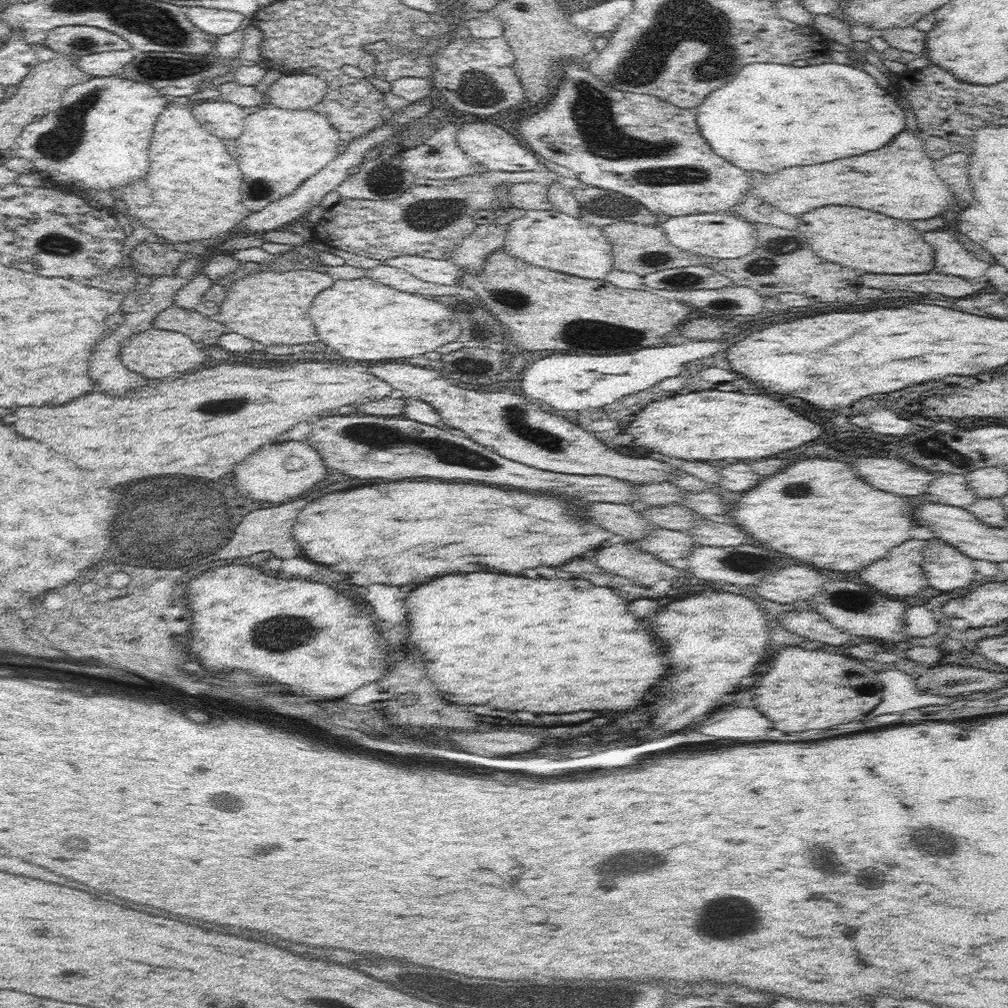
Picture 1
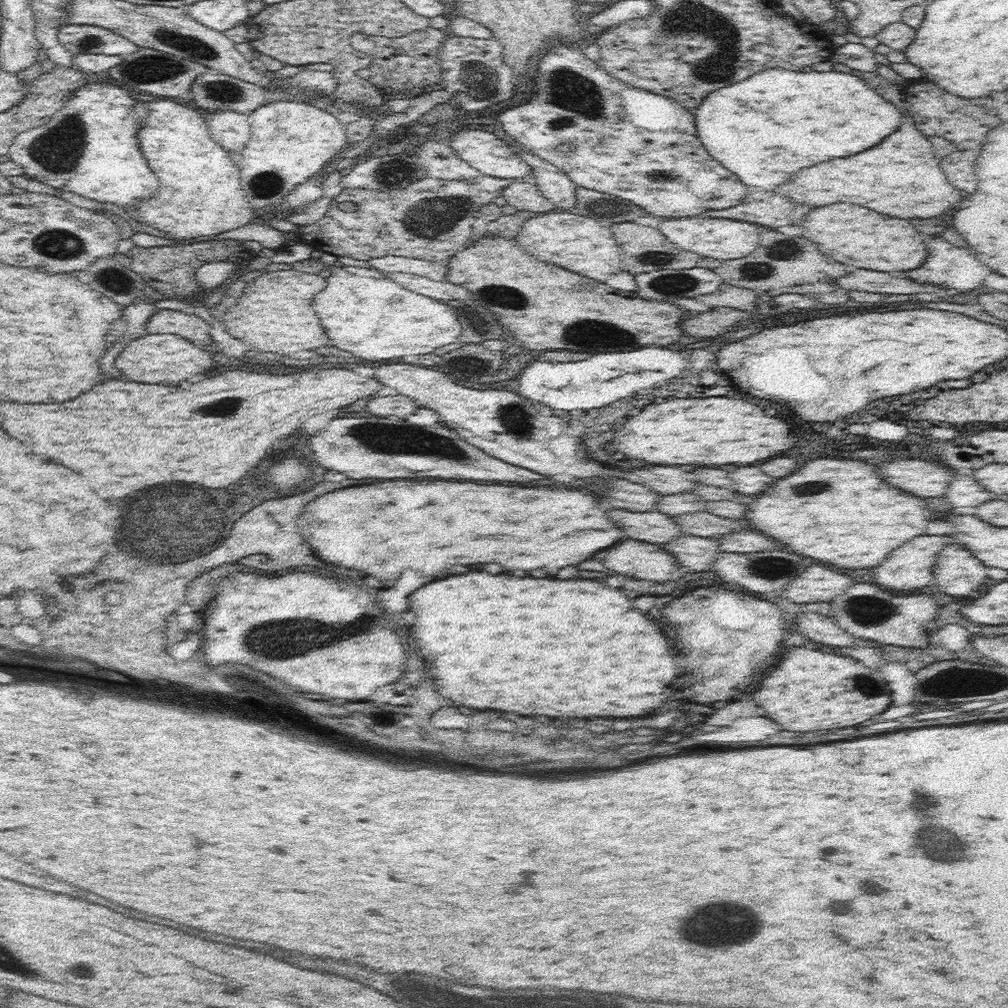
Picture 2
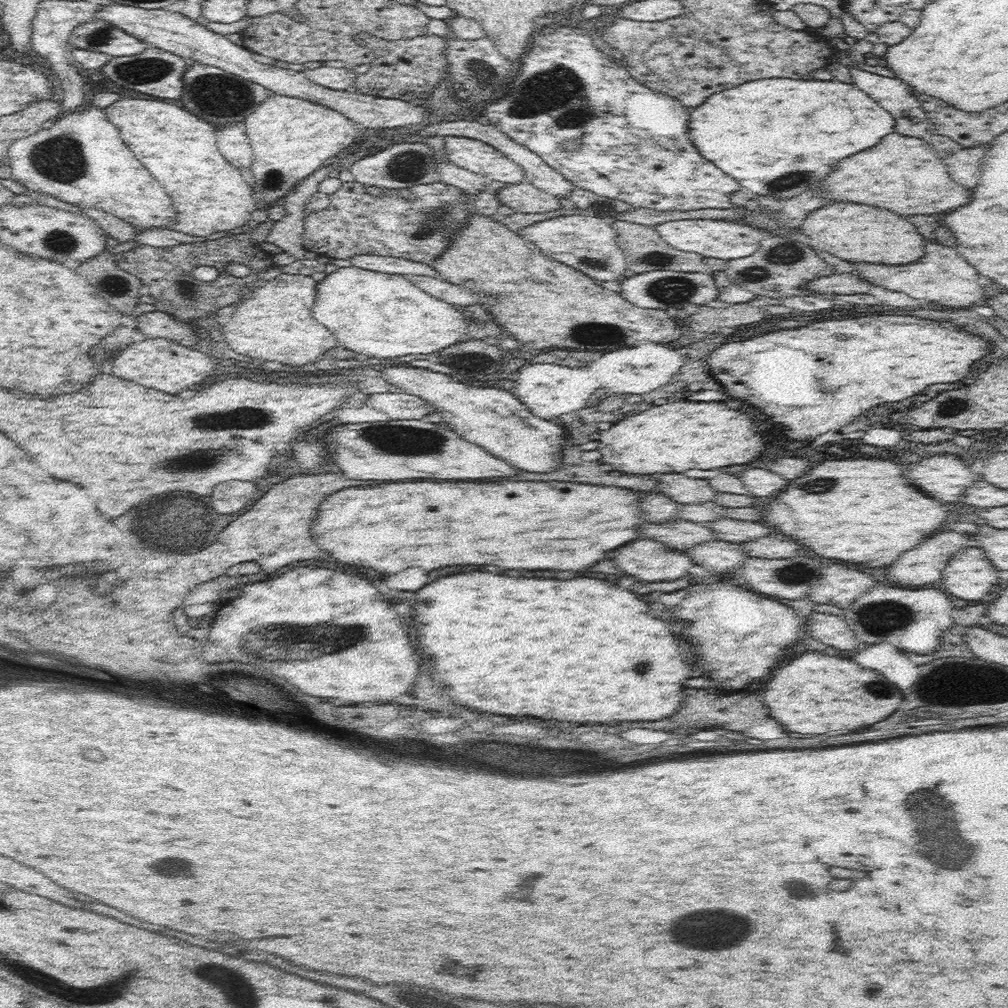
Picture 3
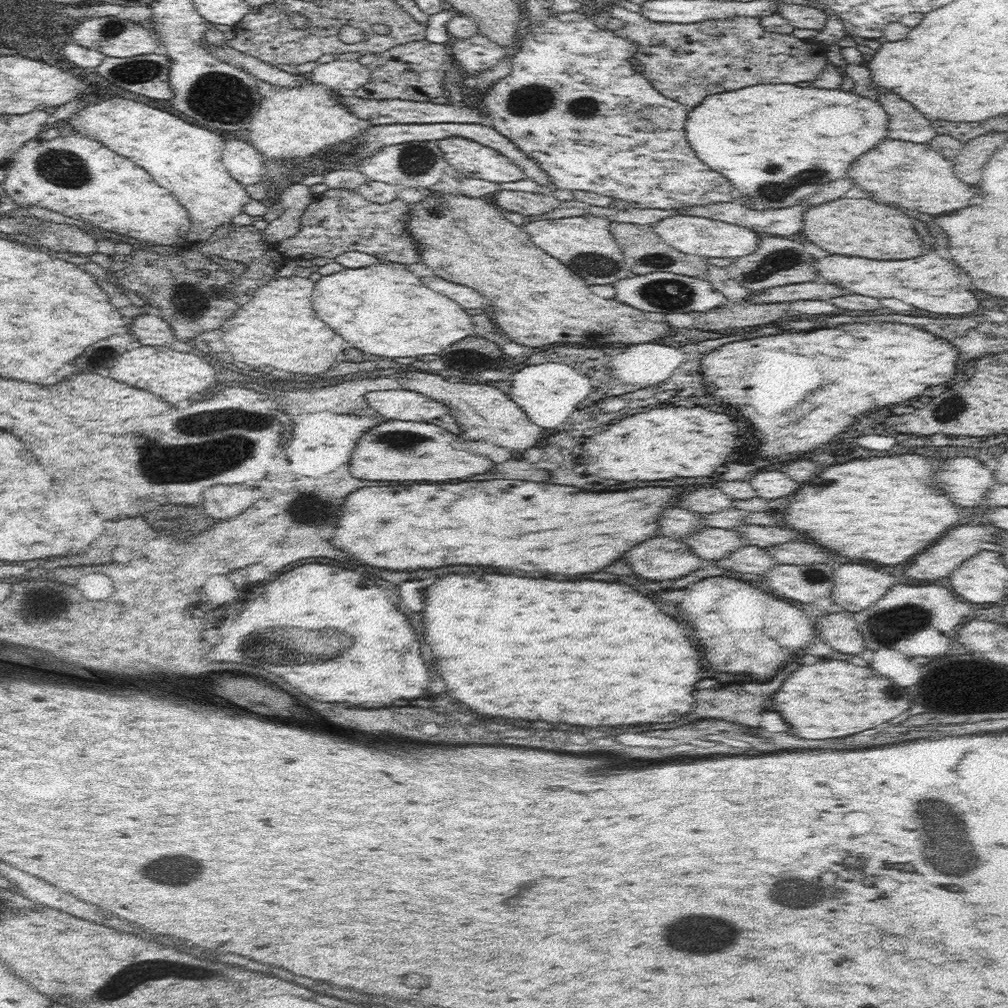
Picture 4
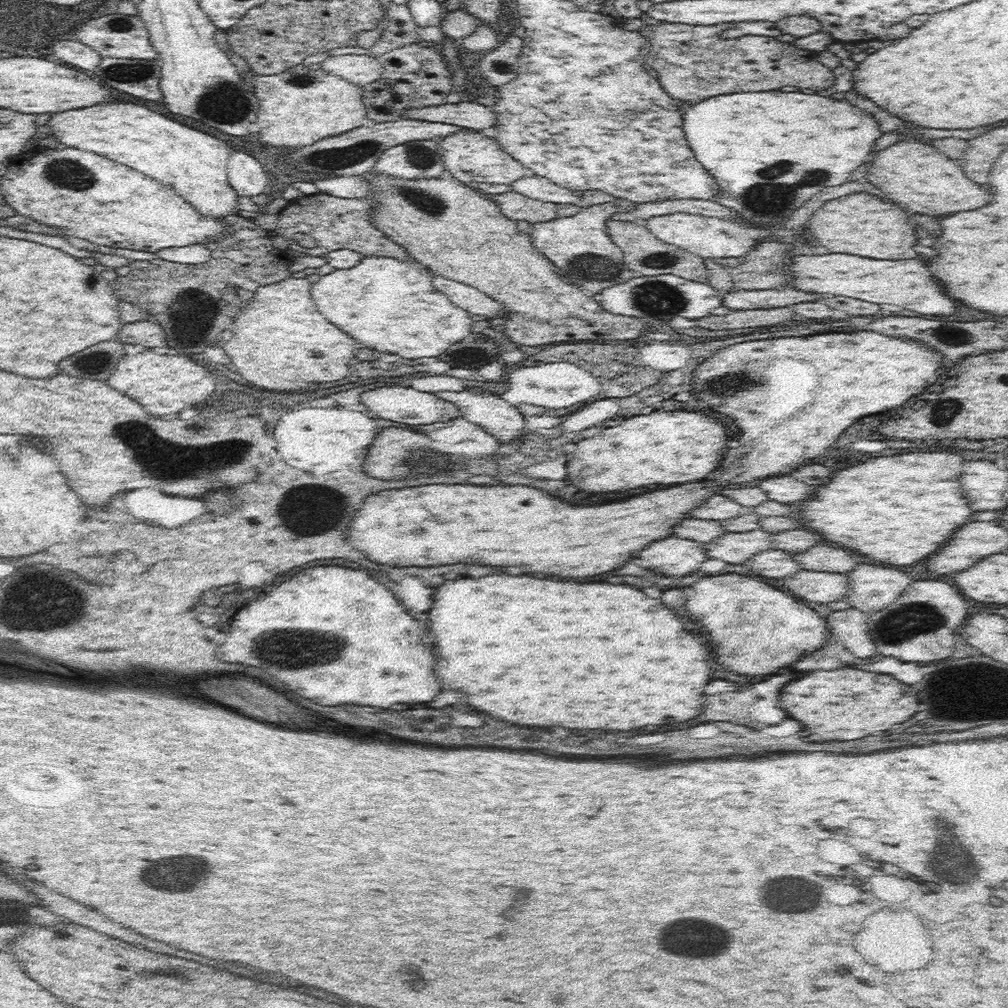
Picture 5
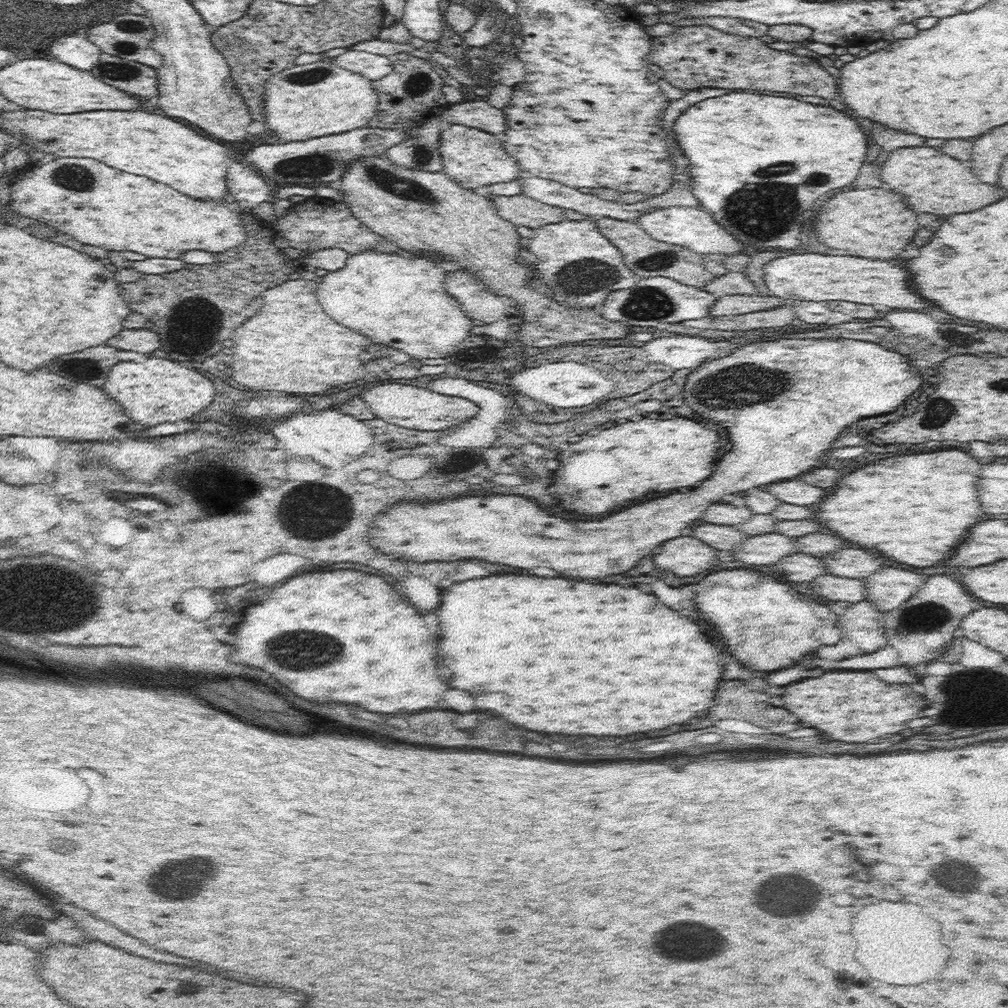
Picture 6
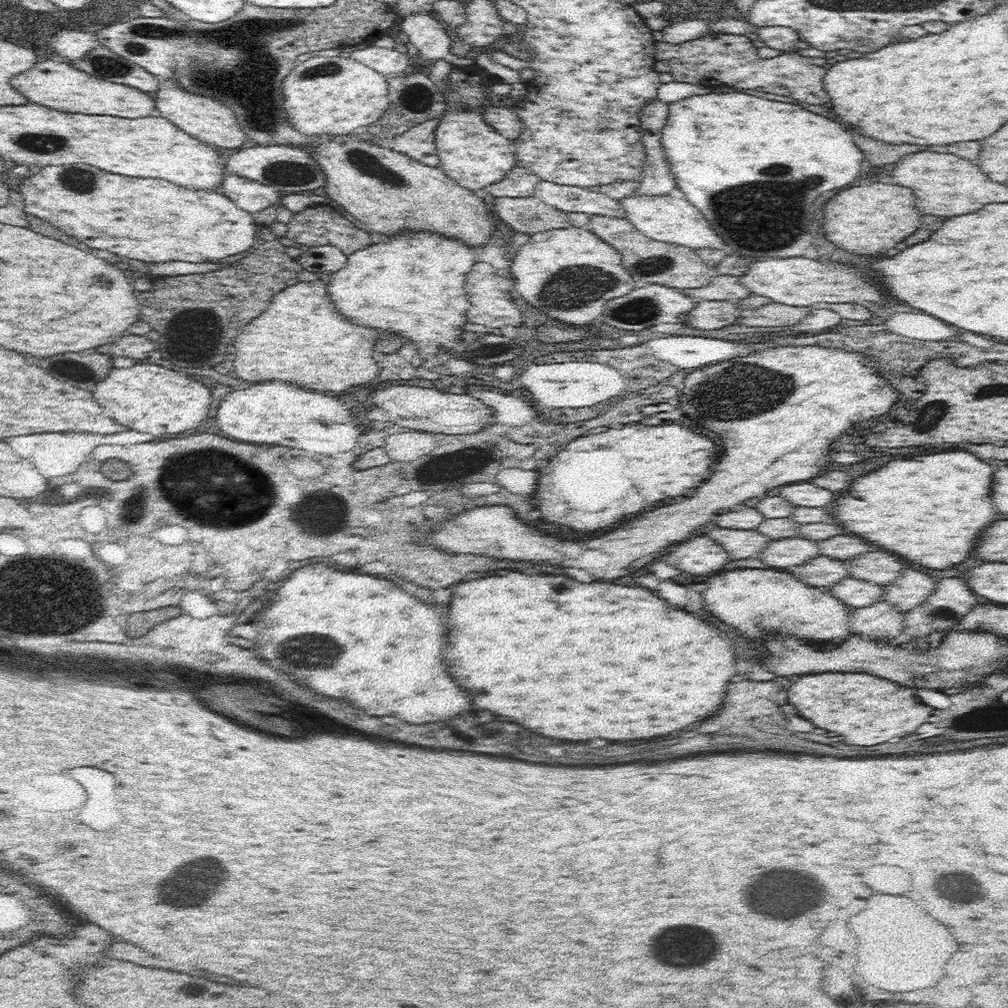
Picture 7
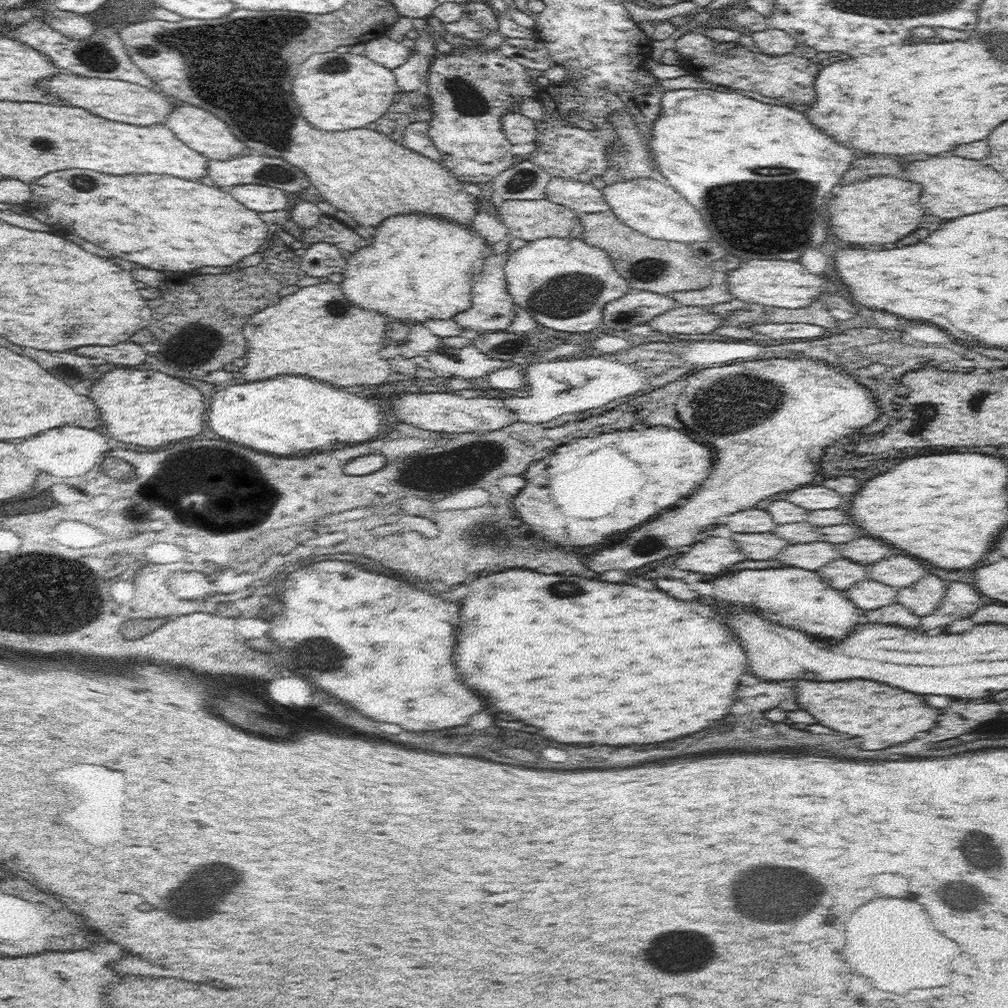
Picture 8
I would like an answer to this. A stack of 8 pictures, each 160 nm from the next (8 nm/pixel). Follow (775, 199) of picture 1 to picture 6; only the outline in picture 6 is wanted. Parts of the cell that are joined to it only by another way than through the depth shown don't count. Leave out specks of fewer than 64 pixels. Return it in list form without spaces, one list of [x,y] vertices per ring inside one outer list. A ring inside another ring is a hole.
[[[928,146],[898,148],[891,151],[879,170],[882,182],[886,182],[894,192],[902,194],[906,204],[916,212],[930,212],[944,216],[956,212],[972,212],[1004,196],[1002,188],[984,184],[978,178],[974,178],[970,168],[966,168],[960,160],[954,160],[938,149]]]

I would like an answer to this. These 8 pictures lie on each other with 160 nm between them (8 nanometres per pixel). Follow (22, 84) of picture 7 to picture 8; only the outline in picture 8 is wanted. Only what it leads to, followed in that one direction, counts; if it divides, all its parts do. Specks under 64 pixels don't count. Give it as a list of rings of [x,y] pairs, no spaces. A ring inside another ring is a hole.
[[[58,73],[58,76],[46,78],[40,82],[40,88],[50,92],[52,96],[72,102],[74,106],[80,106],[96,116],[114,120],[114,122],[128,122],[136,126],[146,127],[148,124],[164,122],[172,109],[176,107],[176,101],[162,92],[155,92],[134,83],[123,80],[112,80],[98,77],[80,76],[74,73]]]

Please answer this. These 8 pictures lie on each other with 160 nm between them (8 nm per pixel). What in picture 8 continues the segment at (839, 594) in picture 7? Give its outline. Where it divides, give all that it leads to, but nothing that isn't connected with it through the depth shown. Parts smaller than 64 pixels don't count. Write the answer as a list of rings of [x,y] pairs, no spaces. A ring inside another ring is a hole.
[[[864,579],[844,591],[852,602],[862,610],[871,611],[898,601],[899,589],[872,579]]]

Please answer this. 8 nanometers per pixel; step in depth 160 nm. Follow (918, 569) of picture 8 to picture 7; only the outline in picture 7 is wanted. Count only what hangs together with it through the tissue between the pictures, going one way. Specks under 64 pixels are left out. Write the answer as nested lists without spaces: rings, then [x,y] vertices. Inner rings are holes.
[[[866,552],[852,560],[845,560],[850,577],[879,585],[892,582],[906,568],[906,562],[888,552]]]

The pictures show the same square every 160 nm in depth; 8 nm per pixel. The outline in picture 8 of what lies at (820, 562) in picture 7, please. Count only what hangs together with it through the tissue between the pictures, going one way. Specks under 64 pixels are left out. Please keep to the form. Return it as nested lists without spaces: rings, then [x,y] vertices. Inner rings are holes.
[[[846,557],[824,563],[817,570],[817,573],[823,578],[824,582],[841,591],[846,591],[852,584],[867,578],[865,565]]]

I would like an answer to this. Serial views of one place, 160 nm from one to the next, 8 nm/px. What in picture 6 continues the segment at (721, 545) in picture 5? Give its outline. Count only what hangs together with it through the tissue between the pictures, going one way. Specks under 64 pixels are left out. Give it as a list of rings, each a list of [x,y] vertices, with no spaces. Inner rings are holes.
[[[769,532],[756,536],[747,536],[734,554],[727,557],[740,560],[744,564],[771,565],[789,554],[798,552],[795,547],[795,539],[792,537]]]

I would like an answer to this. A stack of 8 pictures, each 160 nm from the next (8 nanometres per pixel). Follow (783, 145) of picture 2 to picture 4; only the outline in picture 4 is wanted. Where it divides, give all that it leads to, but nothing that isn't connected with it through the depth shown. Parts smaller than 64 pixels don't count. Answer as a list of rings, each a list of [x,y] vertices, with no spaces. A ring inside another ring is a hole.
[[[755,84],[733,91],[711,94],[706,97],[704,102],[700,103],[700,106],[693,108],[694,110],[690,110],[689,112],[684,127],[685,138],[688,140],[688,143],[695,150],[697,157],[702,160],[702,162],[706,162],[706,164],[708,164],[710,168],[714,168],[716,172],[722,172],[722,174],[732,182],[732,186],[736,186],[742,194],[748,194],[748,196],[754,198],[754,202],[751,202],[748,207],[756,210],[767,208],[779,209],[800,204],[800,200],[806,200],[806,196],[812,195],[812,192],[814,192],[816,188],[822,187],[822,184],[846,176],[848,166],[850,166],[860,154],[864,154],[866,150],[874,148],[876,144],[880,144],[880,142],[886,138],[889,120],[888,114],[884,111],[884,107],[882,107],[879,101],[858,96],[858,94],[854,94],[854,92],[824,90],[824,88],[800,88],[800,86],[794,86],[794,84],[784,84],[784,86]]]

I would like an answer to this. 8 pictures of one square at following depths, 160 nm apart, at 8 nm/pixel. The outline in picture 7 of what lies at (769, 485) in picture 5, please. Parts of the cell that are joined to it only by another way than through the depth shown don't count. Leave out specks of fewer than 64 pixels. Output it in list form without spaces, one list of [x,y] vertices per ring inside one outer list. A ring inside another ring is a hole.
[[[809,480],[782,486],[778,494],[795,504],[795,506],[814,508],[826,506],[828,502],[832,502],[832,496],[834,496],[830,490],[814,486],[814,483],[811,483]]]

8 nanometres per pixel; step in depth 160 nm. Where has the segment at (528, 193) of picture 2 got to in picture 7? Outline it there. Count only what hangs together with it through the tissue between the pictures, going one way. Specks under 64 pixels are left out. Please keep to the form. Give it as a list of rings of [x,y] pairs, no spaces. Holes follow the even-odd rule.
[[[534,196],[496,197],[490,200],[490,206],[496,220],[511,226],[514,233],[533,235],[571,225],[566,211],[550,206]]]

